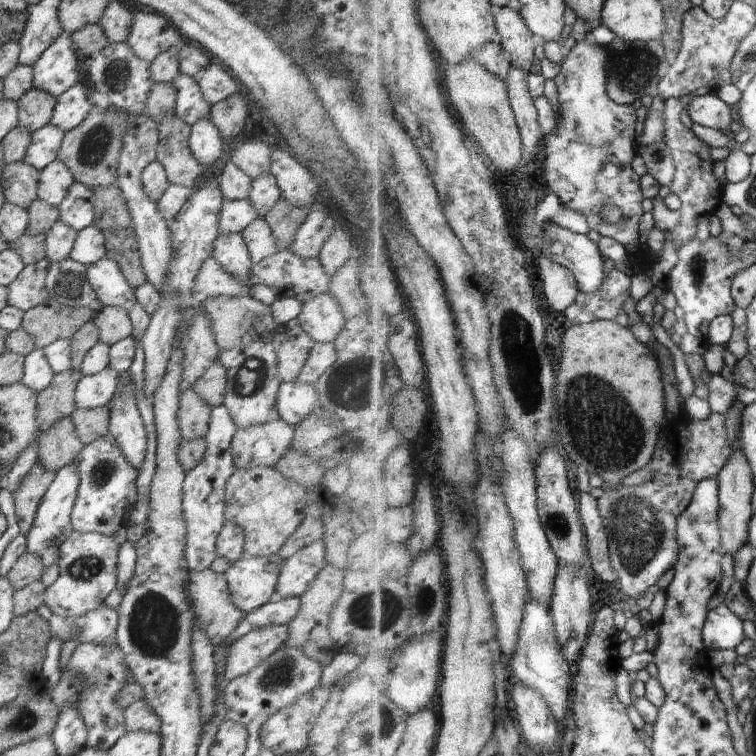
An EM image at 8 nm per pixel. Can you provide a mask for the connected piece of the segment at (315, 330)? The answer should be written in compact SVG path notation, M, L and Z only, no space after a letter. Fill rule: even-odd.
M323 293L301 307L297 322L316 343L334 343L346 318L336 298Z

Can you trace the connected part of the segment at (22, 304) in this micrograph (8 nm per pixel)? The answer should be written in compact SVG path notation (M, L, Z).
M43 259L34 265L26 265L22 273L7 287L8 305L26 313L48 302L45 279L50 264L48 259Z

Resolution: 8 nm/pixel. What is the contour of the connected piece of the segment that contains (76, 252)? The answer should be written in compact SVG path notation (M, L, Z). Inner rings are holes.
M93 225L77 233L69 258L88 268L106 257L105 239Z

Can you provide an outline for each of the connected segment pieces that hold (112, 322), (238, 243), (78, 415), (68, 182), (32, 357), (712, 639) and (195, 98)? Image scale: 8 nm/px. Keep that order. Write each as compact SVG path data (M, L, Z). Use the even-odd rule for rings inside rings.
M116 306L103 307L90 321L98 328L99 343L110 347L133 335L128 314Z
M222 233L216 238L213 246L213 258L226 273L248 277L253 263L240 233Z
M109 406L94 409L77 409L71 416L73 426L82 445L109 435Z
M54 160L40 172L37 199L59 208L75 183L72 174L60 160Z
M36 348L31 354L25 357L24 375L21 382L29 390L38 394L52 384L55 373L50 364L46 361L42 349Z
M724 603L711 610L703 635L709 650L737 650L747 638L744 620L738 618Z
M179 73L171 86L176 90L174 115L192 127L202 118L208 119L211 106L206 103L197 79Z

